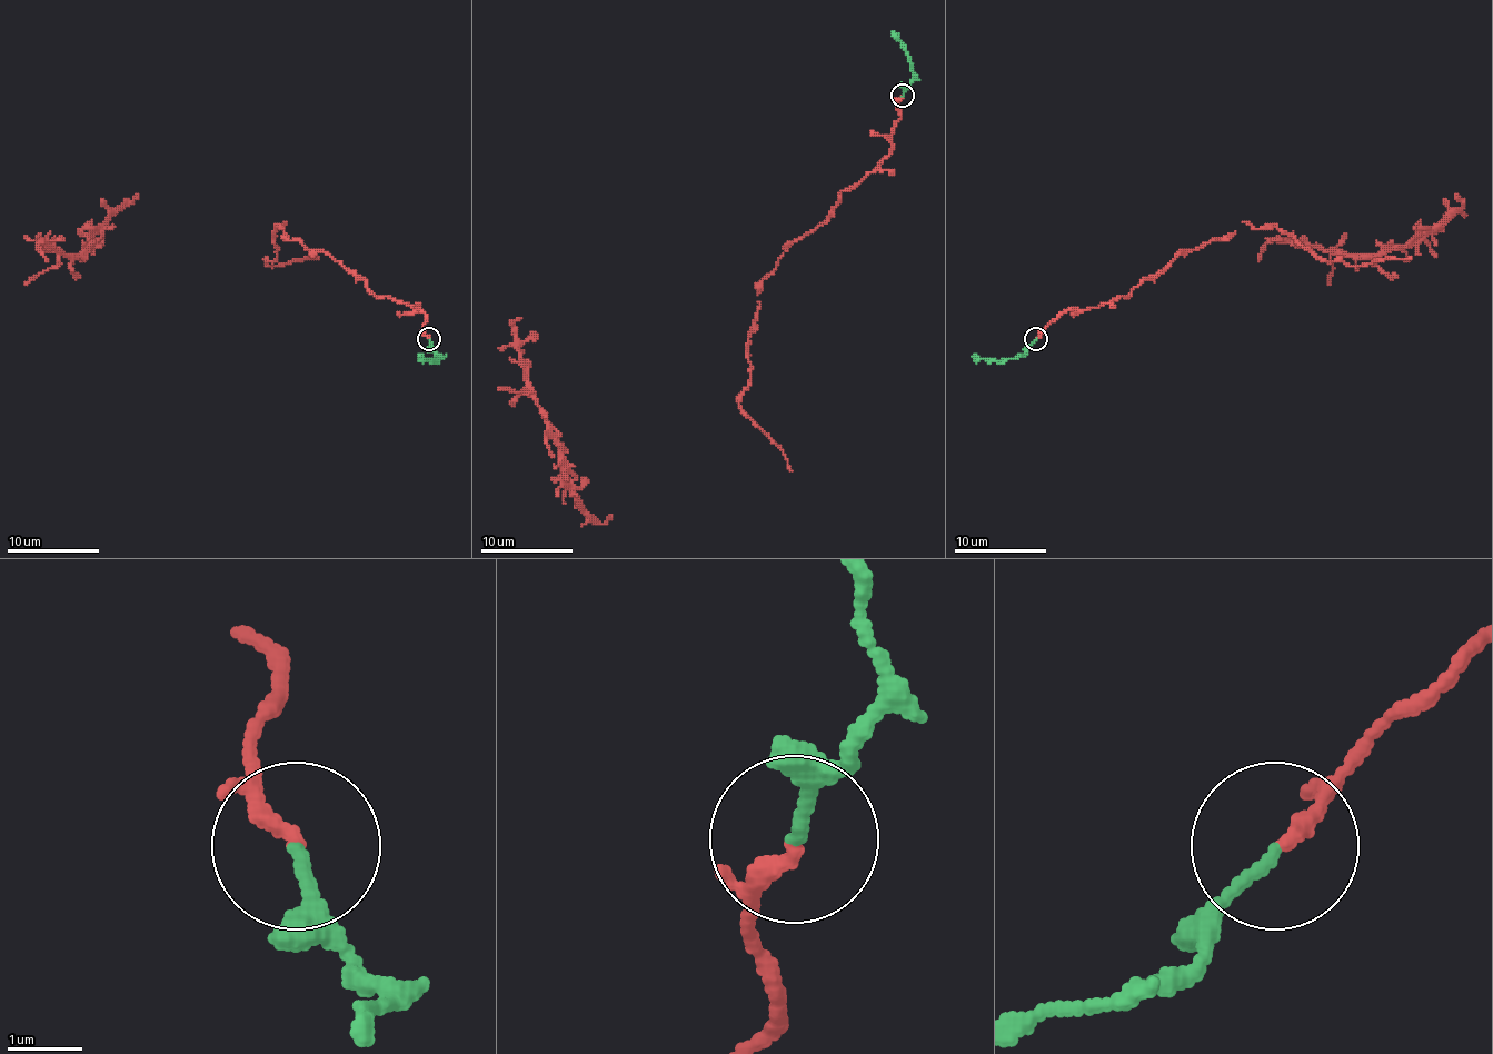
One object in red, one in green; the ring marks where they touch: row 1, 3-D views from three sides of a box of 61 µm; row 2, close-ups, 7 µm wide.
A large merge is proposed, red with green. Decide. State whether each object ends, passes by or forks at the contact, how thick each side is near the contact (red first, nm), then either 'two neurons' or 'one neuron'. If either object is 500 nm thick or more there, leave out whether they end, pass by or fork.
red ends; green ends; calibres 200 and 160 nm; one neuron

